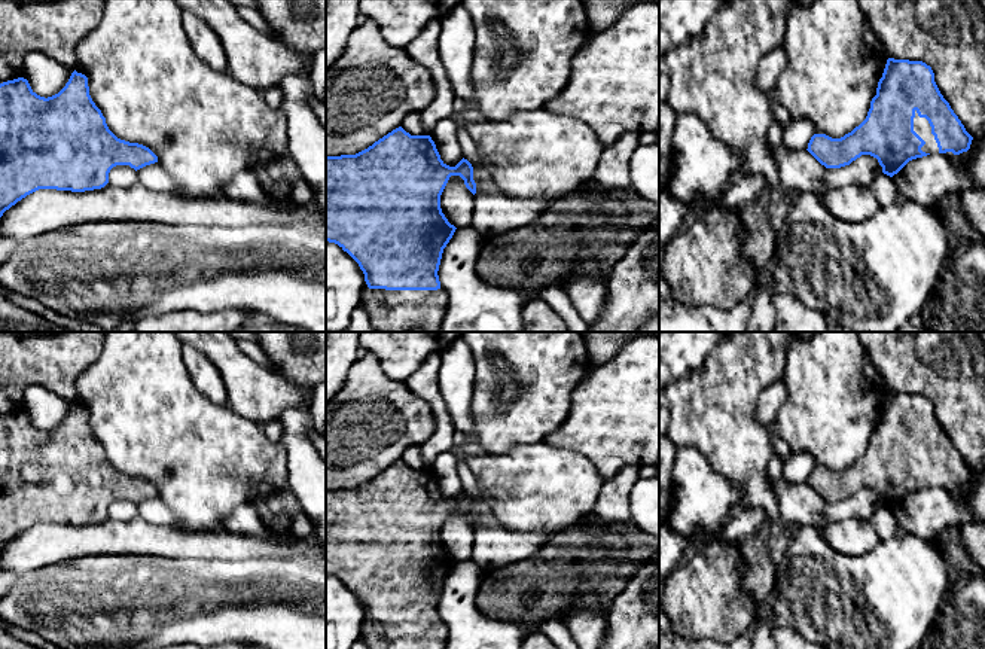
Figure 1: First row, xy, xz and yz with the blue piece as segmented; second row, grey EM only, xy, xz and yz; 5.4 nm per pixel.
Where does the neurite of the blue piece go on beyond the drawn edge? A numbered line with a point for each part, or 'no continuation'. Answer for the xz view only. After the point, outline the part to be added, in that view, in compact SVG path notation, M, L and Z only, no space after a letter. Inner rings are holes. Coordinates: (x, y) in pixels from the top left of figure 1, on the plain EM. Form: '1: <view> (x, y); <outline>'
1: xz (374, 634); M366 621L360 640L368 649L445 649L448 633L437 624L385 624Z

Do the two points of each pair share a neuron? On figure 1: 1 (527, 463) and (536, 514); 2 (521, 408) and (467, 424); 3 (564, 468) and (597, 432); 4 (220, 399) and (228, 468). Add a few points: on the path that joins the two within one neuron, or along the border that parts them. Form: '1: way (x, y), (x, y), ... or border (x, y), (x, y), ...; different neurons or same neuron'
1: way (527, 475), (534, 488), (536, 502); same neuron
2: border (473, 386), (470, 416), (478, 441); different neurons
3: border (545, 441), (584, 454), (601, 478); different neurons
4: border (192, 384), (215, 404), (226, 407); different neurons

